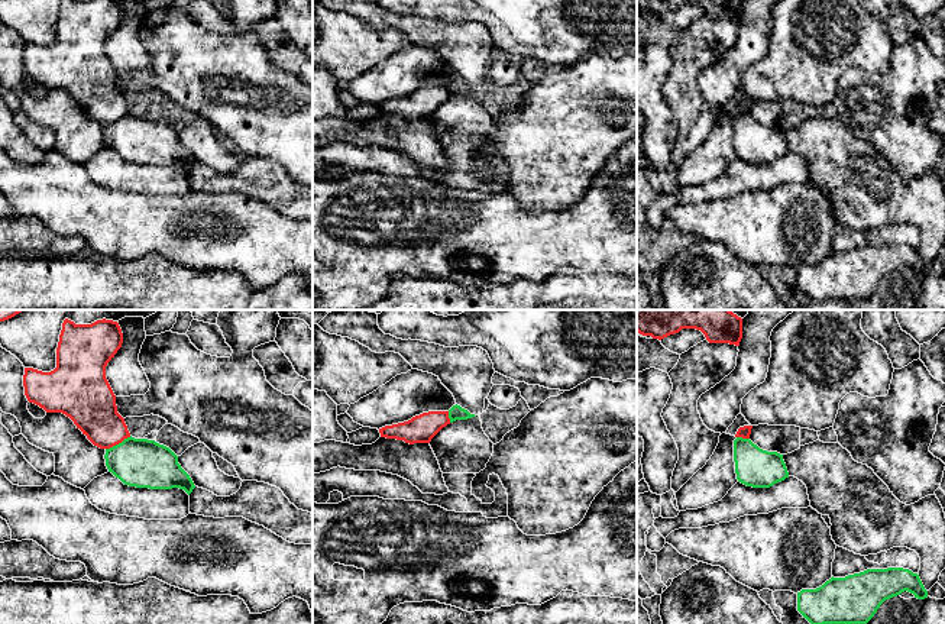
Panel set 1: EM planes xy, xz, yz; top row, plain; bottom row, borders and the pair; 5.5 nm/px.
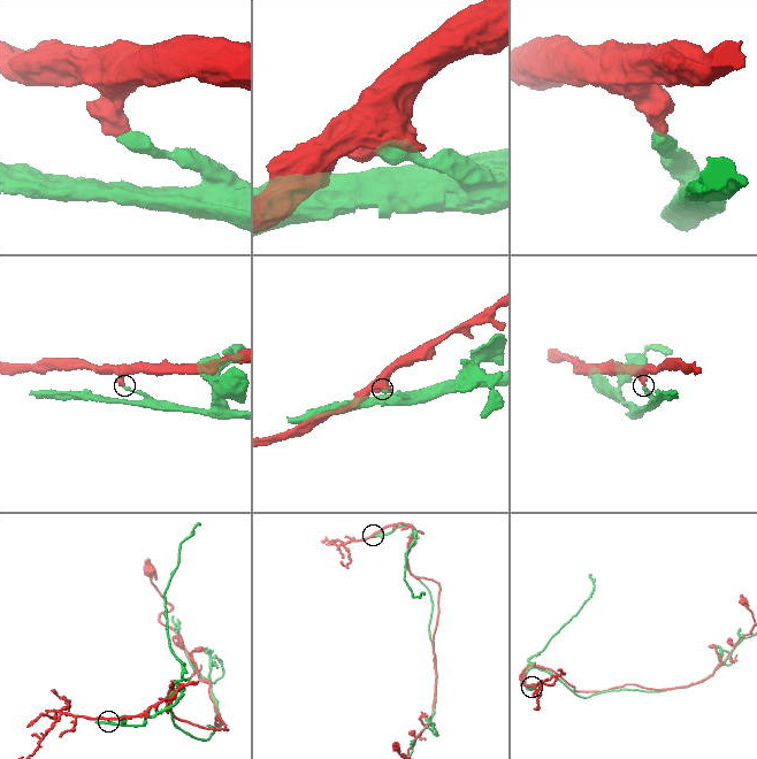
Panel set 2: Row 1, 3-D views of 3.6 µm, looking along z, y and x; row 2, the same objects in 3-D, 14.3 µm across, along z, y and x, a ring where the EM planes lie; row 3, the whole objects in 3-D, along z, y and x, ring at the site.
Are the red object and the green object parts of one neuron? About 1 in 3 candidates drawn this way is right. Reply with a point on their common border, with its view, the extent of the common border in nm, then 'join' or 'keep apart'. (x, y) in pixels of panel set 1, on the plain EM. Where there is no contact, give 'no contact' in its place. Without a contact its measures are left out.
xy (117, 119) | 160 nm | keep apart

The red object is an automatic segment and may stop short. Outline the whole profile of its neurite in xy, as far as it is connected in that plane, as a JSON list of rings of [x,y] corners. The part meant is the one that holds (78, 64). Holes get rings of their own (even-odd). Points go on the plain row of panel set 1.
[[[62,0],[56,23],[56,43],[42,48],[25,43],[23,62],[29,78],[46,88],[62,88],[100,125],[110,125],[130,113],[124,94],[117,88],[116,71],[106,54],[106,42],[122,23],[119,0]]]

